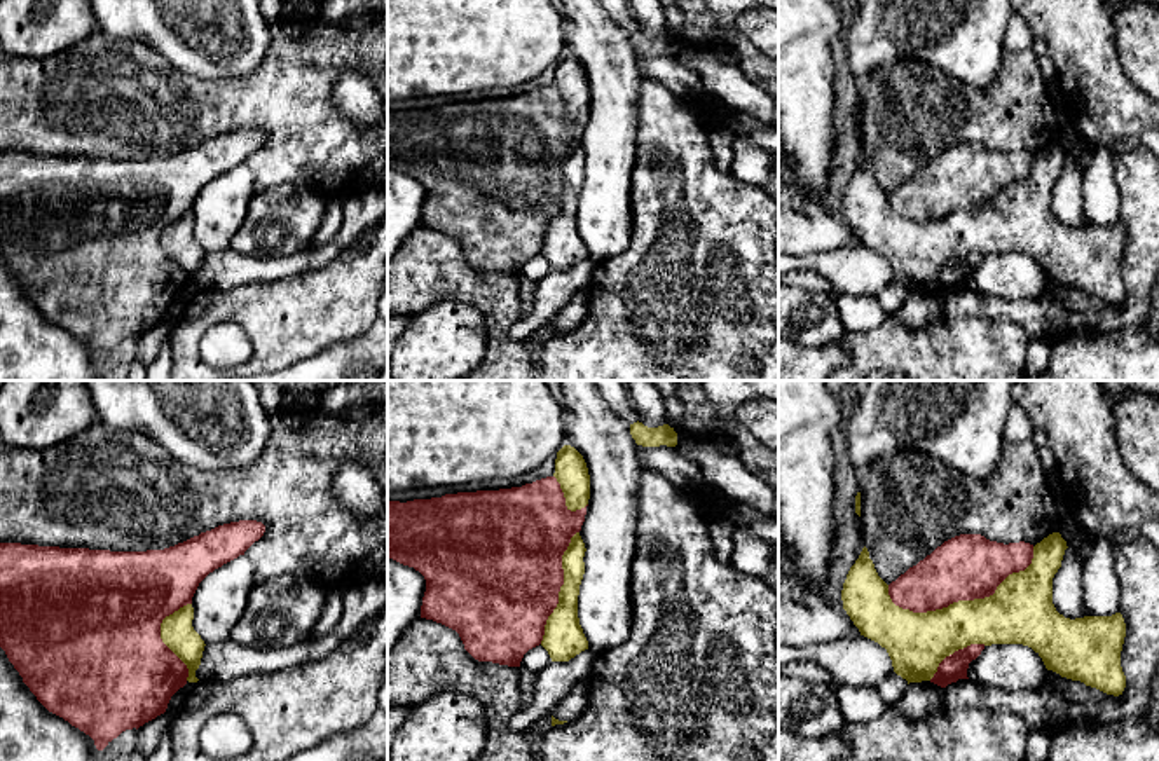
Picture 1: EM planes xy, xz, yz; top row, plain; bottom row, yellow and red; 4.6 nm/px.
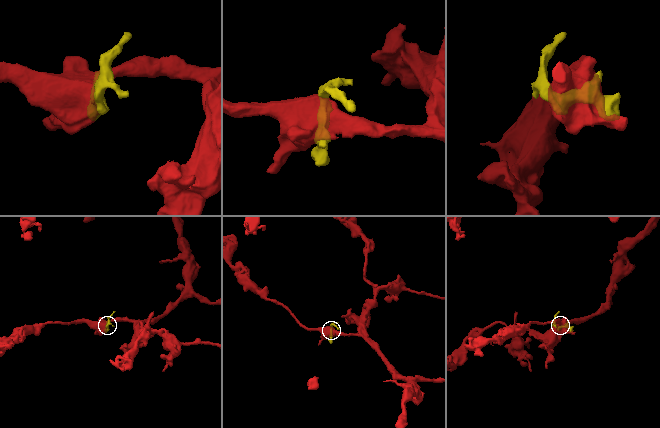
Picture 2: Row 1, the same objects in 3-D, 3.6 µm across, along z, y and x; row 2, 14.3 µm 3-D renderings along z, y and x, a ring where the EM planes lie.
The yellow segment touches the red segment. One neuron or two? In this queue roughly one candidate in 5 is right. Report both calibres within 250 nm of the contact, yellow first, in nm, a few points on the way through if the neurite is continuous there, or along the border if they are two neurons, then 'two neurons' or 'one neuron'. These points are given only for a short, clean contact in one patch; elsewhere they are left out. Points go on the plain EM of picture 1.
280/300 nm | two neurons

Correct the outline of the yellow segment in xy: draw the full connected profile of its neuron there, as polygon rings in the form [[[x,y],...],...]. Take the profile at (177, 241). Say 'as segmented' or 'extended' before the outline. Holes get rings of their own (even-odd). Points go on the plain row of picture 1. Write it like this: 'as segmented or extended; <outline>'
as segmented; [[[187,213],[166,225],[161,232],[162,251],[187,274],[189,291],[197,291],[195,279],[201,274],[204,250],[192,236],[194,216]]]

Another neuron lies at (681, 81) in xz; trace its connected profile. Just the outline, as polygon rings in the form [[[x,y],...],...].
[[[637,54],[637,63],[644,79],[653,79],[662,82],[670,93],[679,98],[688,94],[702,93],[702,82],[698,75],[684,66],[677,56],[642,56]]]

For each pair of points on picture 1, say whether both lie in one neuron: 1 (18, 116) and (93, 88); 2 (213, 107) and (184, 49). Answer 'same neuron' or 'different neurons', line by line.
1: same neuron
2: different neurons

